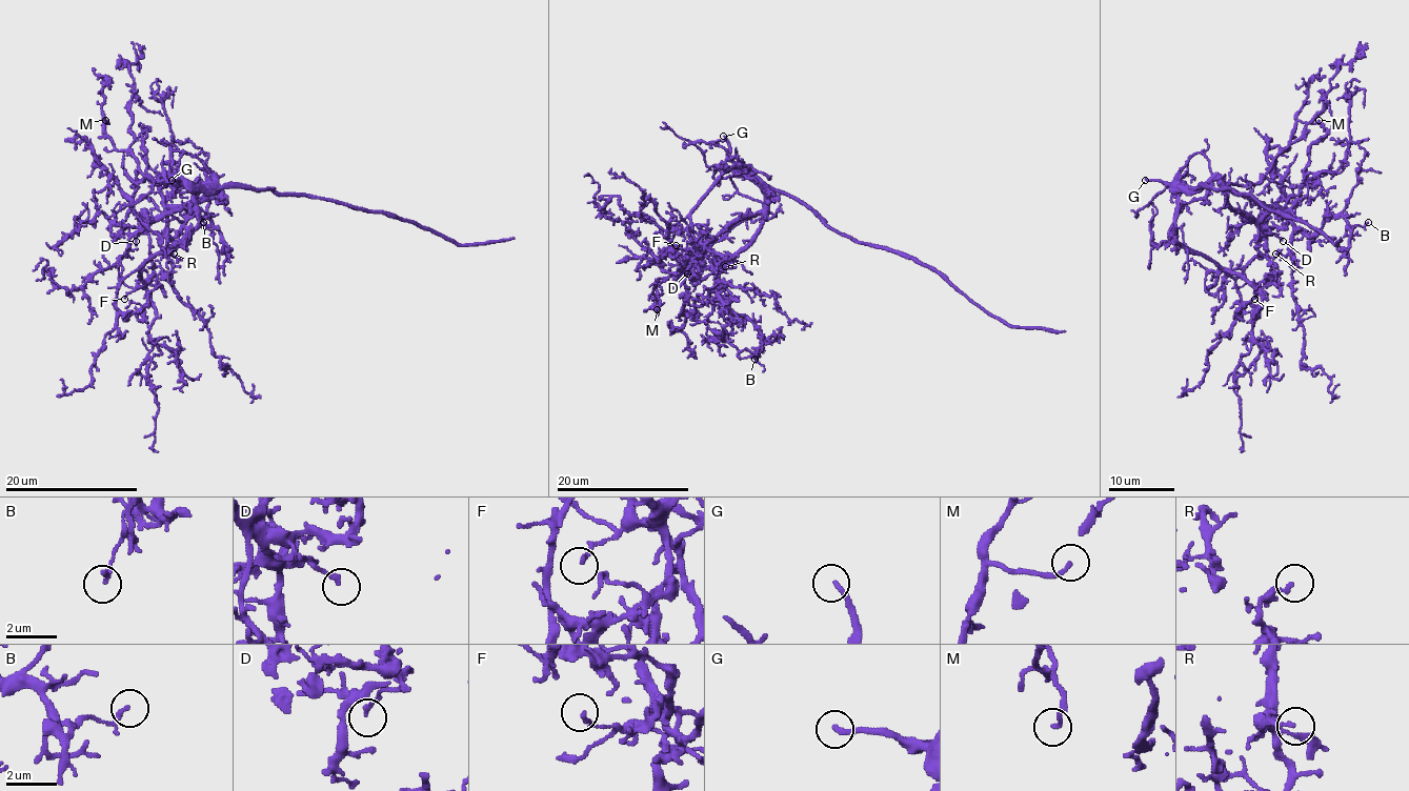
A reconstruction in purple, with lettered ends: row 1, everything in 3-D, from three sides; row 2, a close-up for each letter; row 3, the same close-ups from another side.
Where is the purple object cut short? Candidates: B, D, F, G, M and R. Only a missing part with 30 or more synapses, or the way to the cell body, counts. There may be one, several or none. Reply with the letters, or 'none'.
G

